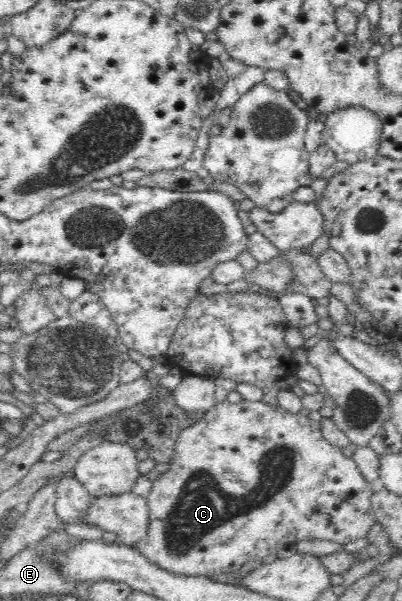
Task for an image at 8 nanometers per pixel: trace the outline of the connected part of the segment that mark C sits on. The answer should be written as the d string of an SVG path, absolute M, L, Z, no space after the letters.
M243 399L240 403L230 403L227 400L224 403L216 403L213 408L204 413L204 417L198 423L185 427L181 431L181 435L175 443L175 455L169 461L169 465L170 468L161 474L157 481L153 482L147 497L149 531L147 531L145 539L141 539L134 549L145 555L149 562L174 574L213 577L213 575L222 573L233 573L249 561L262 561L269 555L277 554L279 548L295 545L298 541L320 539L321 541L334 541L345 546L355 539L365 537L367 531L371 531L371 527L375 523L374 509L372 508L374 492L353 457L345 456L338 447L325 439L319 422L300 414L291 414L279 406L265 404L262 401L247 402Z

